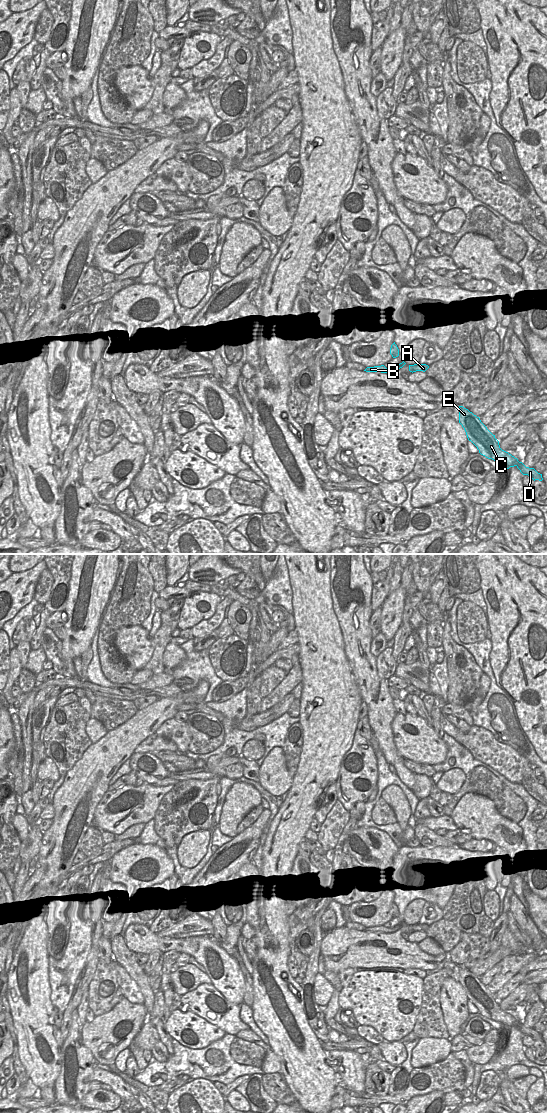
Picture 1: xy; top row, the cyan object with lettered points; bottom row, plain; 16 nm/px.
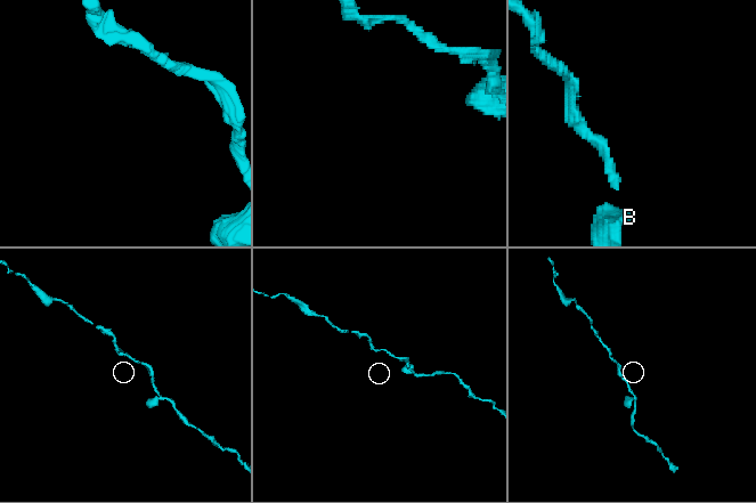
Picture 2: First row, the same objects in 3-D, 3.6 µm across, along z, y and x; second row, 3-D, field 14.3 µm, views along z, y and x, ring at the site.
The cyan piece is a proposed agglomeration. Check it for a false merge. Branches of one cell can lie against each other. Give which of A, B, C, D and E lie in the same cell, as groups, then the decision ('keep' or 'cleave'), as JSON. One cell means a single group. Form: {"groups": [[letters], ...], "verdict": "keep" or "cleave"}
{"groups": [["A", "B", "C", "D", "E"]], "verdict": "keep"}

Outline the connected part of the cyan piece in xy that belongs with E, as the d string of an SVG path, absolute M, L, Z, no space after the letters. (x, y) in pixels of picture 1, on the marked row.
M459 406L459 423L464 428L467 438L479 450L479 453L488 459L501 463L507 469L516 466L523 475L530 476L534 481L542 481L542 474L534 468L526 467L517 458L502 450L499 441L495 438L480 418L463 406Z

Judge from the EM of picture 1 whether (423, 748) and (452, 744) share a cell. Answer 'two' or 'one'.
two

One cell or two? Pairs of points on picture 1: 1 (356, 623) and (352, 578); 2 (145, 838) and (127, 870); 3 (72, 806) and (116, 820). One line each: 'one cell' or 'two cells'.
1: one cell
2: two cells
3: two cells

